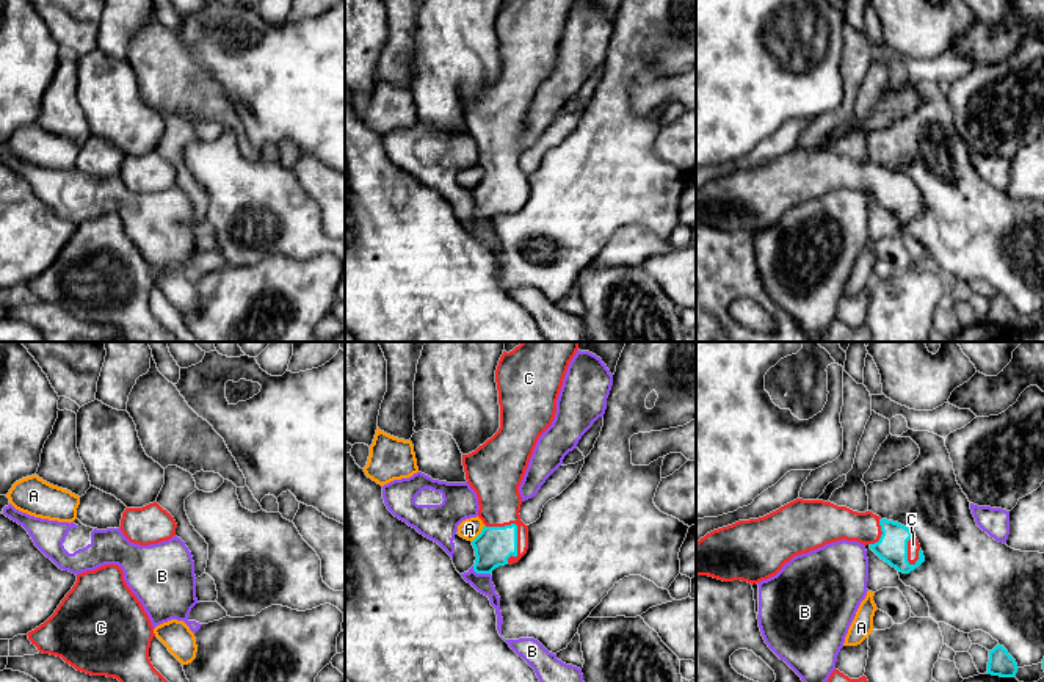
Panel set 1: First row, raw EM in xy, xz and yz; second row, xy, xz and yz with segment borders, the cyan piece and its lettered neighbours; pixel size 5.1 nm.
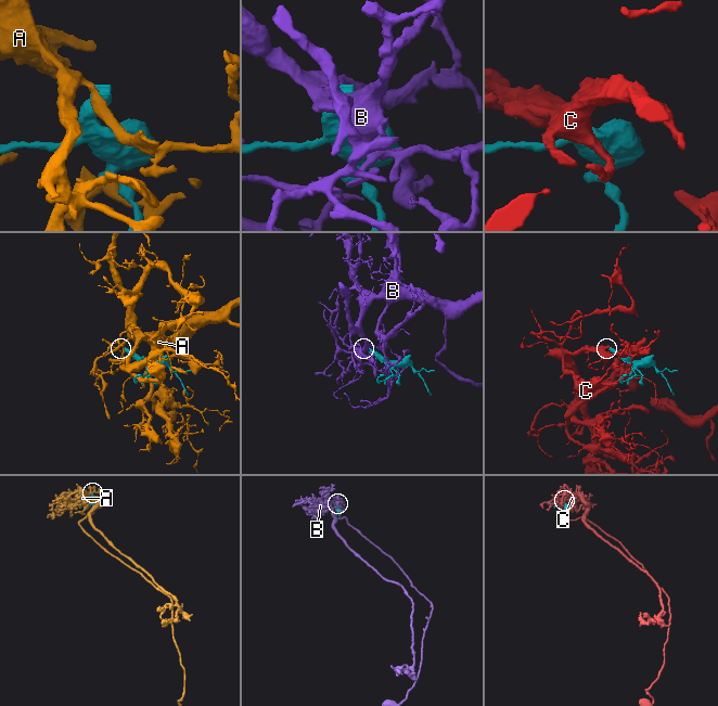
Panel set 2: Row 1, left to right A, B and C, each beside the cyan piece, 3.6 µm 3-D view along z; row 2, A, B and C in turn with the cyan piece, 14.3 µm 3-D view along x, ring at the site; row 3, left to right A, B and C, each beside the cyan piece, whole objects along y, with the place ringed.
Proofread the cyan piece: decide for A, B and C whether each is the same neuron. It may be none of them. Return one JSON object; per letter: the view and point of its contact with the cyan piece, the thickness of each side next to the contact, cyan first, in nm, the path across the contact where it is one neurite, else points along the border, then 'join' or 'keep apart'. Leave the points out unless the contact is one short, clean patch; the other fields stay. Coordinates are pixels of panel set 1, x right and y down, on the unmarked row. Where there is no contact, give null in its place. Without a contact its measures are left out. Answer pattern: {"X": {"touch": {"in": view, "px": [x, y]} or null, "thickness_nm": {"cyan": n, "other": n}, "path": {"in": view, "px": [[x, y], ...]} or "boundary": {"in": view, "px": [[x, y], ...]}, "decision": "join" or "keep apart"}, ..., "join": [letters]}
{"A": {"touch": {"in": "xz", "px": [480, 182]}, "thickness_nm": {"cyan": 190, "other": 110}, "decision": "keep apart"}, "B": {"touch": {"in": "xz", "px": [480, 221]}, "thickness_nm": {"cyan": 190, "other": 100}, "decision": "keep apart"}, "C": {"touch": {"in": "xz", "px": [516, 179]}, "thickness_nm": {"cyan": 190, "other": 220}, "decision": "join"}, "join": ["C"]}

